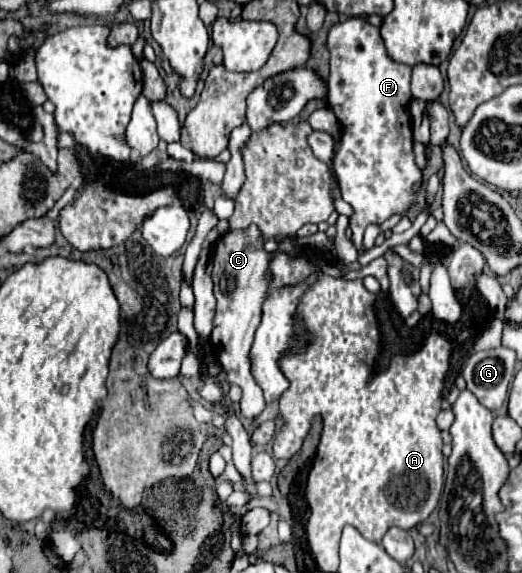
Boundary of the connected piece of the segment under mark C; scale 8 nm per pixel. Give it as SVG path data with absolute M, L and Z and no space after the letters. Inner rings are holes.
M250 226L246 232L228 232L224 234L218 244L214 246L214 296L216 296L216 310L214 310L214 328L210 334L212 352L218 358L222 370L226 372L224 384L236 384L242 388L242 400L238 404L238 416L242 420L256 420L258 414L264 410L266 402L262 398L262 390L256 384L254 376L250 374L248 352L252 348L254 332L260 324L260 312L268 282L268 260L272 254L264 252L264 240L256 226Z

